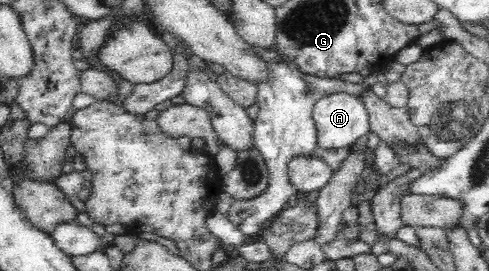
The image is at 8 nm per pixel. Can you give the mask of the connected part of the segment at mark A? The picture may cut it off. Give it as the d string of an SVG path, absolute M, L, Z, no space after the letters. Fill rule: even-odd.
M346 93L329 94L317 100L312 106L312 121L316 127L316 144L326 150L346 148L371 131L364 104L358 97Z

